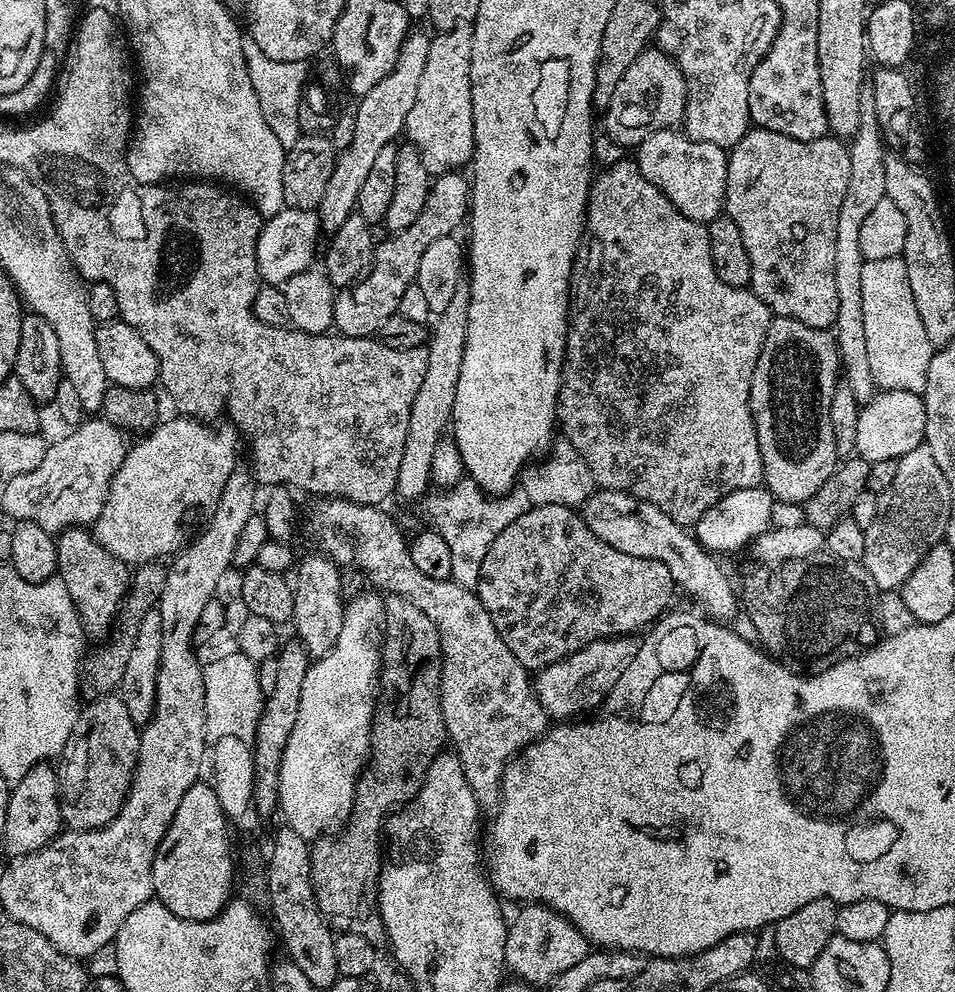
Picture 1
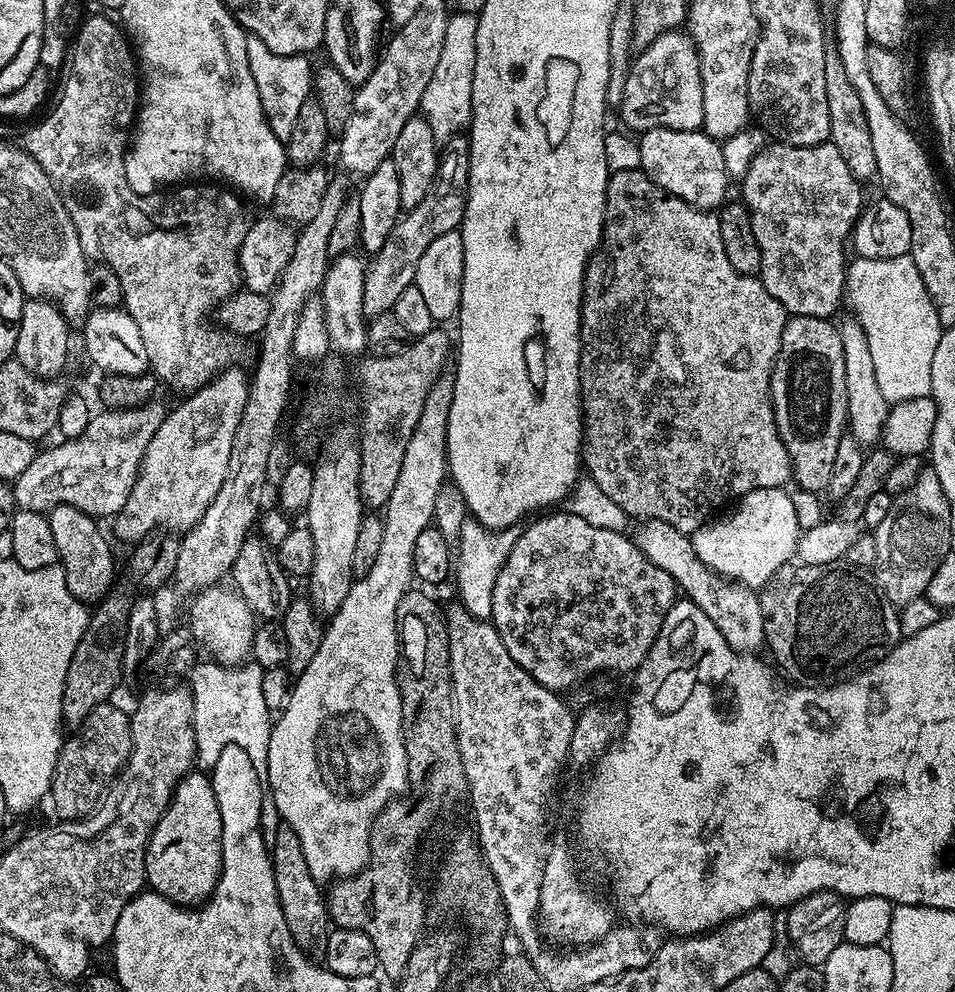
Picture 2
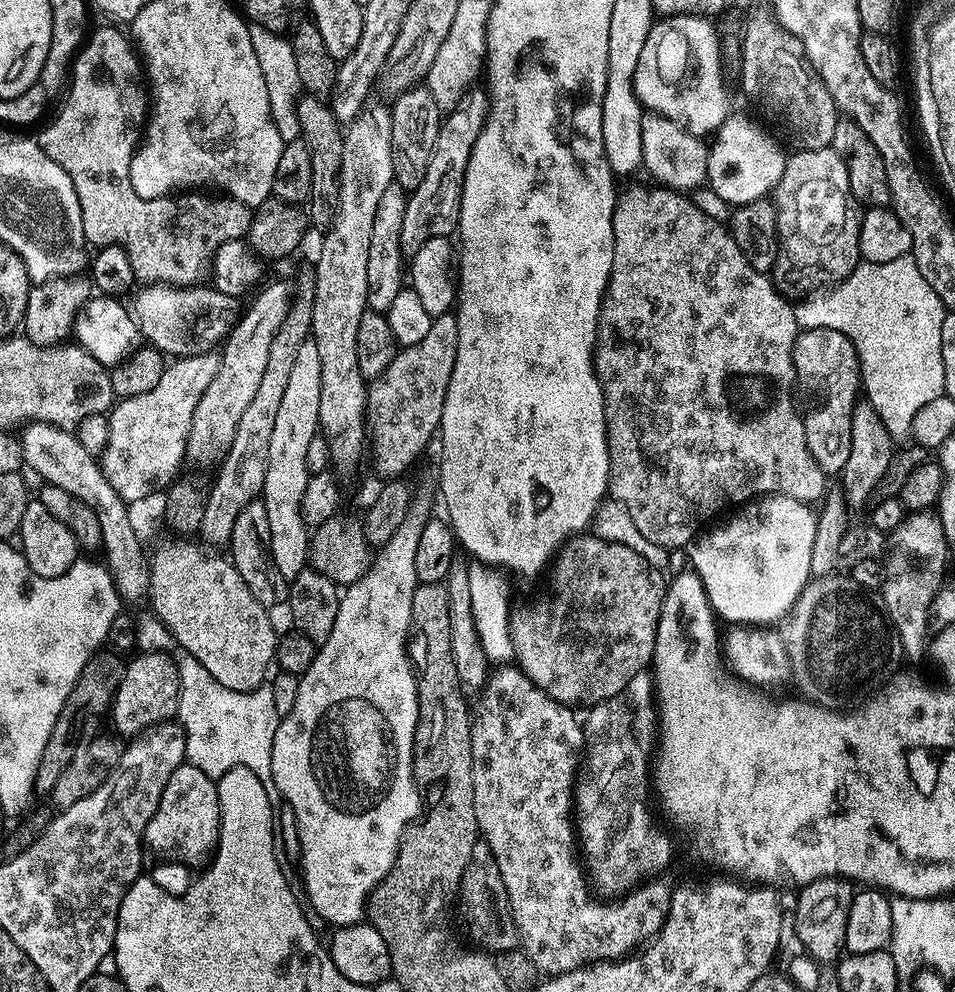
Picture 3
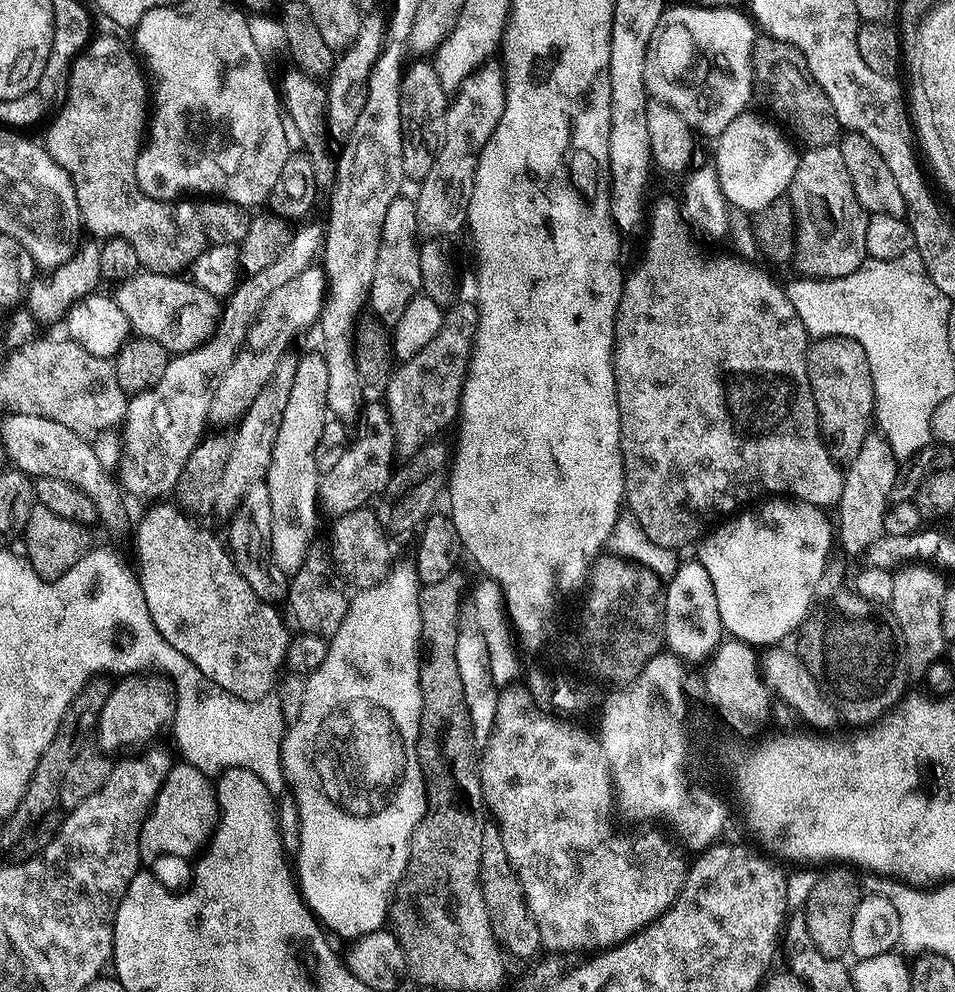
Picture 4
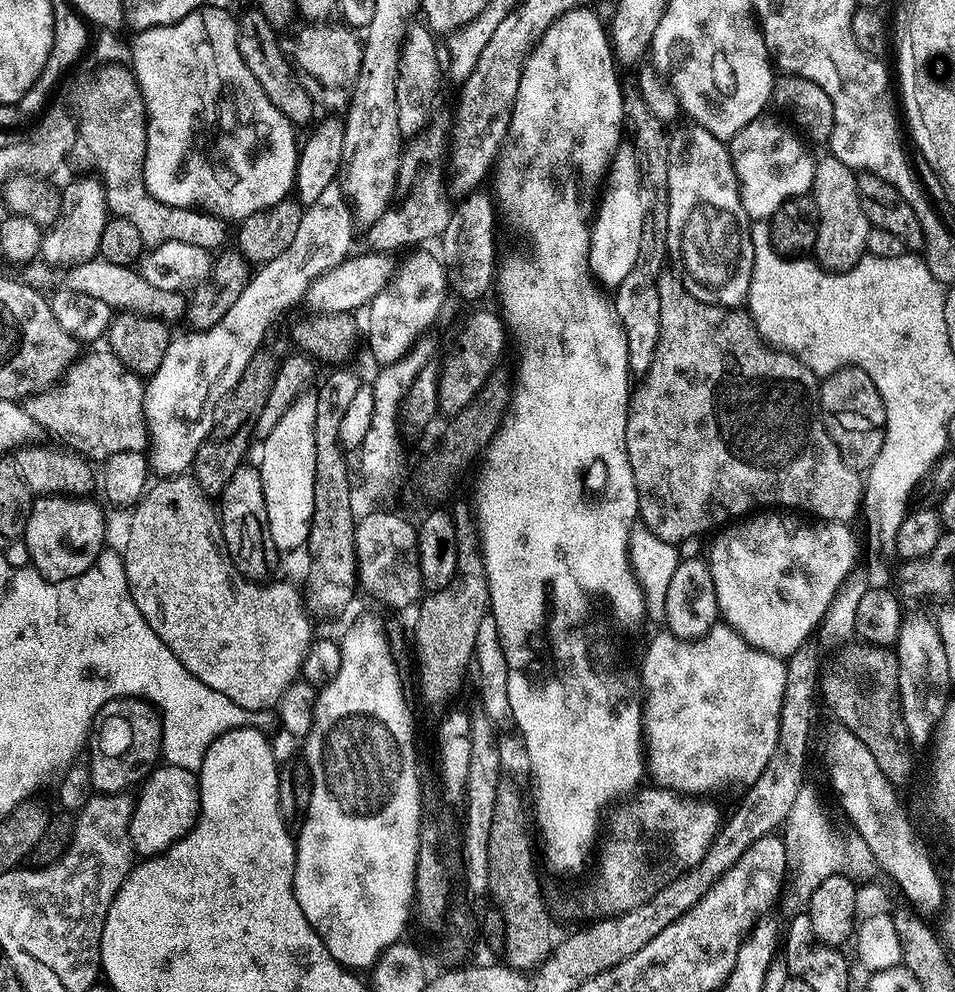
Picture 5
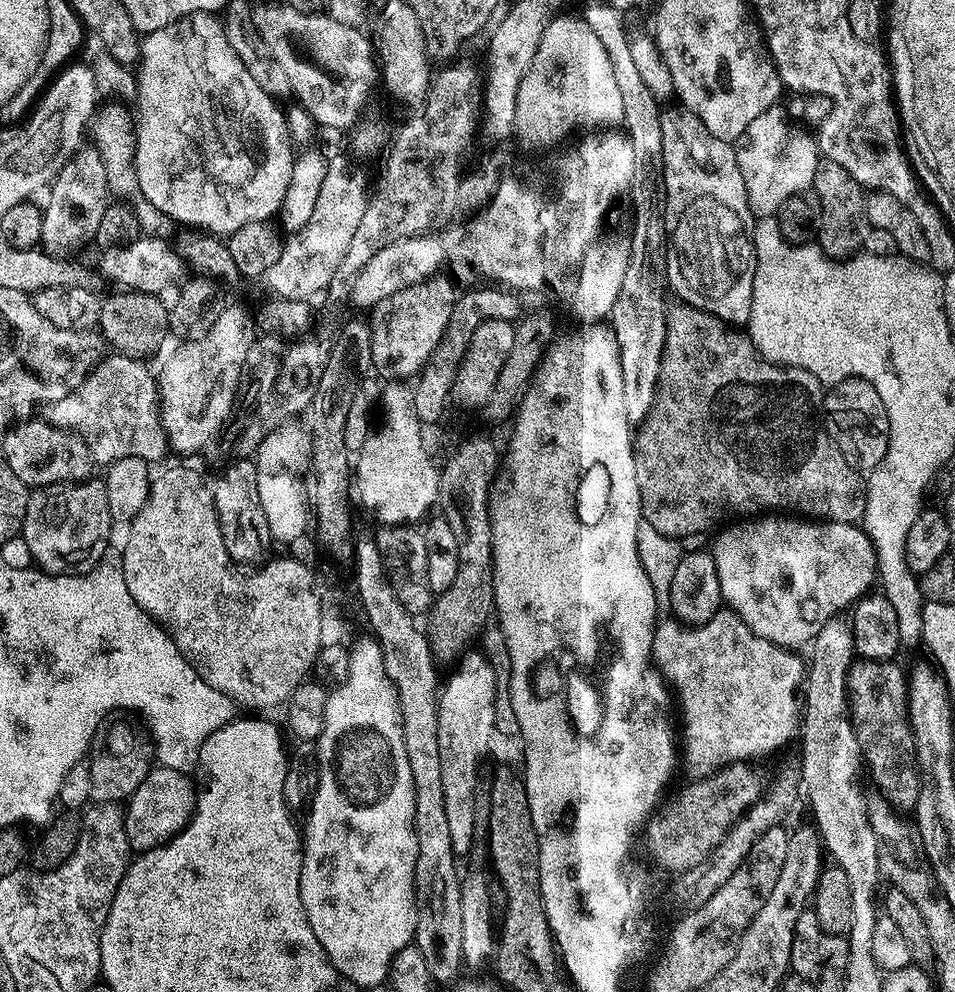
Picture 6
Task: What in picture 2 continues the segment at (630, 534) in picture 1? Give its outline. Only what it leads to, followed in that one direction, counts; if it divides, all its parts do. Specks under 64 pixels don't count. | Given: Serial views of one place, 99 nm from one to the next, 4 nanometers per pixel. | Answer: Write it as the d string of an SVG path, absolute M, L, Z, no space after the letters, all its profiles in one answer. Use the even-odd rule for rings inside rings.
M660 521L643 525L641 528L643 529L639 532L638 536L635 535L634 541L644 556L648 561L658 566L659 569L671 575L672 580L676 582L677 587L683 592L683 595L694 602L694 604L702 610L702 614L710 619L710 622L712 622L718 632L722 634L729 648L741 654L752 654L758 651L756 649L759 647L763 647L765 643L764 615L761 610L760 597L755 591L752 591L739 582L725 582L721 577L716 575L716 573L709 570L709 568L697 558L697 555L694 554L691 537L687 533L674 531L670 525Z

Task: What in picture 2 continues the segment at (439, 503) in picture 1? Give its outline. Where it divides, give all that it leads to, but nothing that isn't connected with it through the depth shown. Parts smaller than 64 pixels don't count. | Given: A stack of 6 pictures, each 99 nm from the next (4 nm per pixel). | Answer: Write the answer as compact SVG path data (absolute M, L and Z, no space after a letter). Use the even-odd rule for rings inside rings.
M471 518L462 525L454 552L452 578L456 580L461 607L476 619L486 620L492 615L494 582L519 533L514 526L503 530L488 529Z

